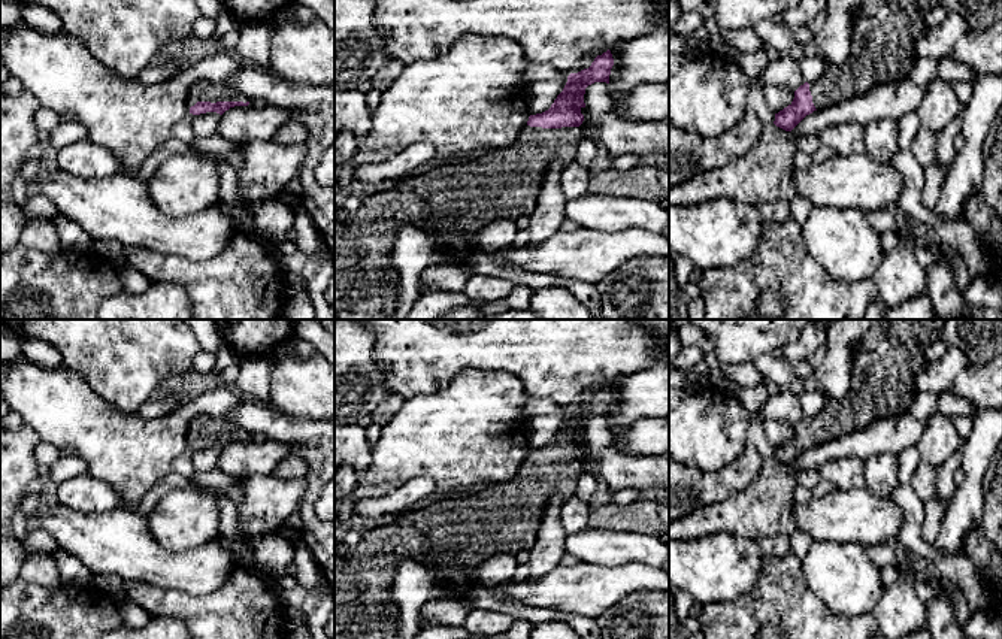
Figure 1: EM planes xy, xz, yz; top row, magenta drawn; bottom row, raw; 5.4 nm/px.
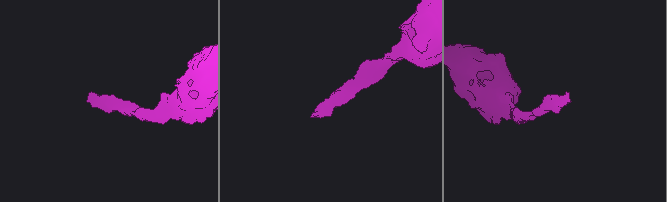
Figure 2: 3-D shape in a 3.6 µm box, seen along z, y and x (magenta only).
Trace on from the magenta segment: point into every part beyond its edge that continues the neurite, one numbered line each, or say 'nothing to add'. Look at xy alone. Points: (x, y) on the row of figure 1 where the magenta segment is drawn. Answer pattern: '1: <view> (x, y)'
1: xy (202, 91)

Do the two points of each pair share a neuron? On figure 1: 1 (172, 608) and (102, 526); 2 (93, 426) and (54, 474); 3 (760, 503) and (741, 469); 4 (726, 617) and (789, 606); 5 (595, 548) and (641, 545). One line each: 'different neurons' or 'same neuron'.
1: different neurons
2: different neurons
3: different neurons
4: same neuron
5: same neuron

